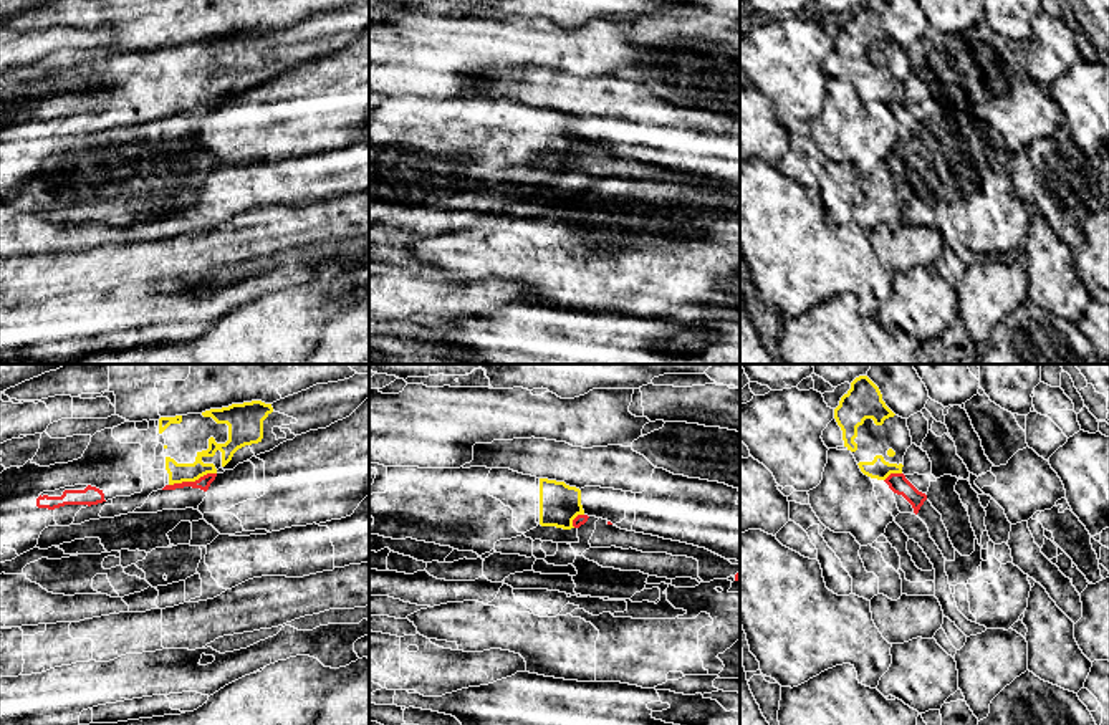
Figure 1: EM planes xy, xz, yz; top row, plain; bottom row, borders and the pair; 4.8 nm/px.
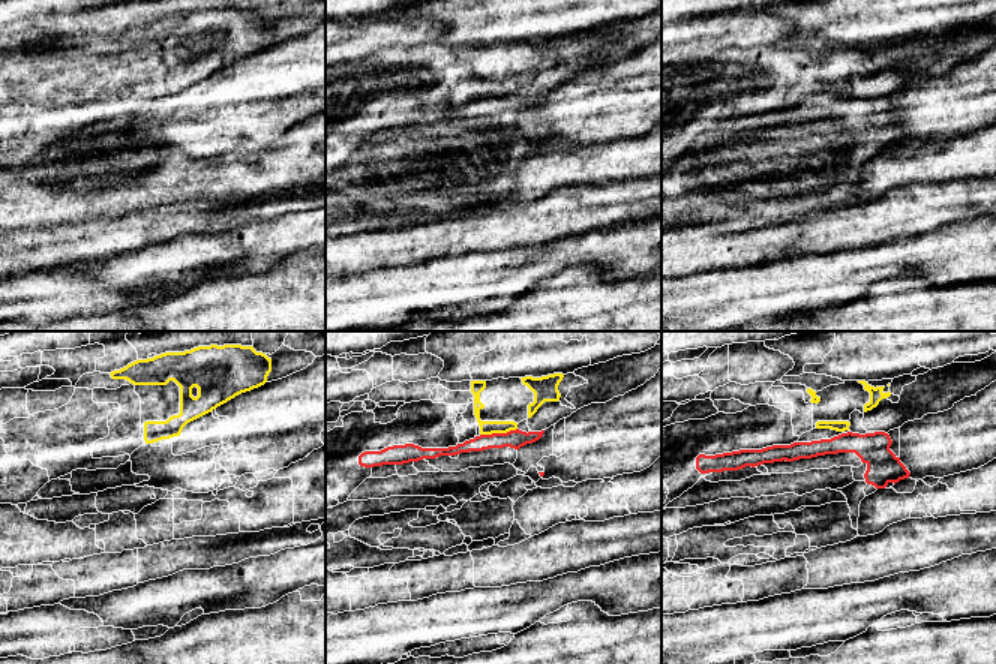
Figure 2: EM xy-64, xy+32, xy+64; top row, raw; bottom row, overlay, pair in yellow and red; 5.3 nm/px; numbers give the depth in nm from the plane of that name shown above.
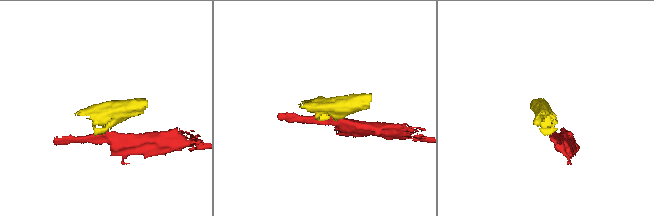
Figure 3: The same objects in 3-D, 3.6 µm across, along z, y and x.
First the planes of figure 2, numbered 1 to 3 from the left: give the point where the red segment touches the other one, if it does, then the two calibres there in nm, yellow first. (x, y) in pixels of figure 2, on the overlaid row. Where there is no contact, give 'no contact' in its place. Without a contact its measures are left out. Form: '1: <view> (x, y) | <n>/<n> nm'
1: no contact
2: xy+32 (498, 432) | 80/100 nm
3: no contact

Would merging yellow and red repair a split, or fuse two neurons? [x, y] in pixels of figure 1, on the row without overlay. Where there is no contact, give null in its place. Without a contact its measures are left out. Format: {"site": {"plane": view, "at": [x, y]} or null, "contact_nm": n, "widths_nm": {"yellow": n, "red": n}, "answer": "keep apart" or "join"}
{"site": {"plane": "xy", "at": [192, 110]}, "contact_nm": 240, "widths_nm": {"yellow": 100, "red": 70}, "answer": "keep apart"}

